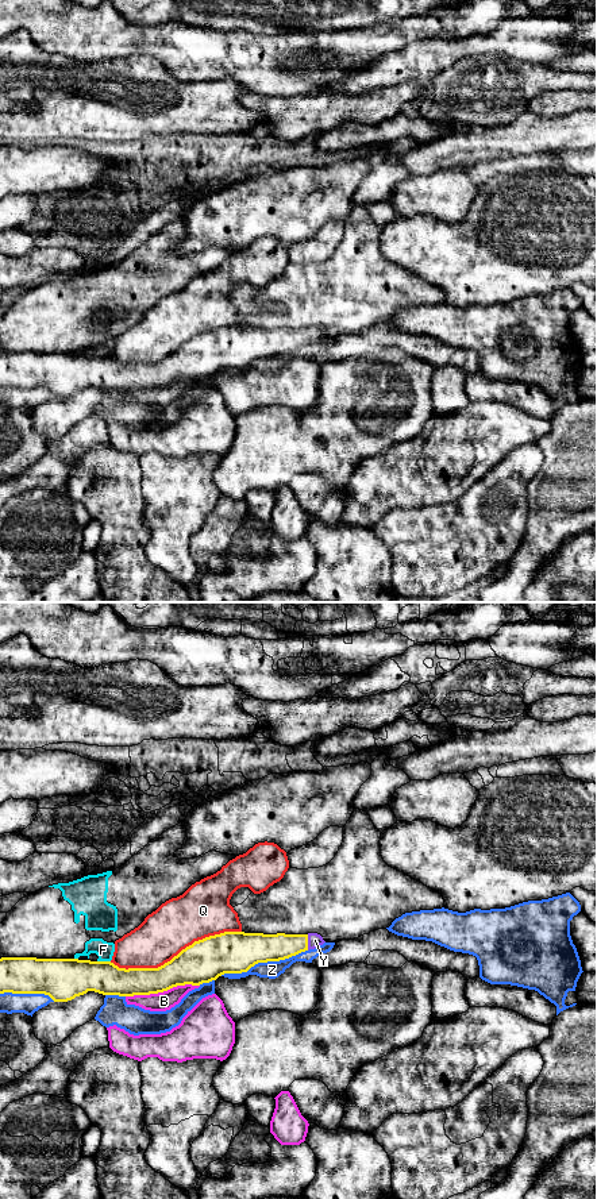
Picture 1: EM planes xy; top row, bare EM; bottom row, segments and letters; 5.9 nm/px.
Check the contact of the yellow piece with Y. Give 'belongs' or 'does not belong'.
belongs

